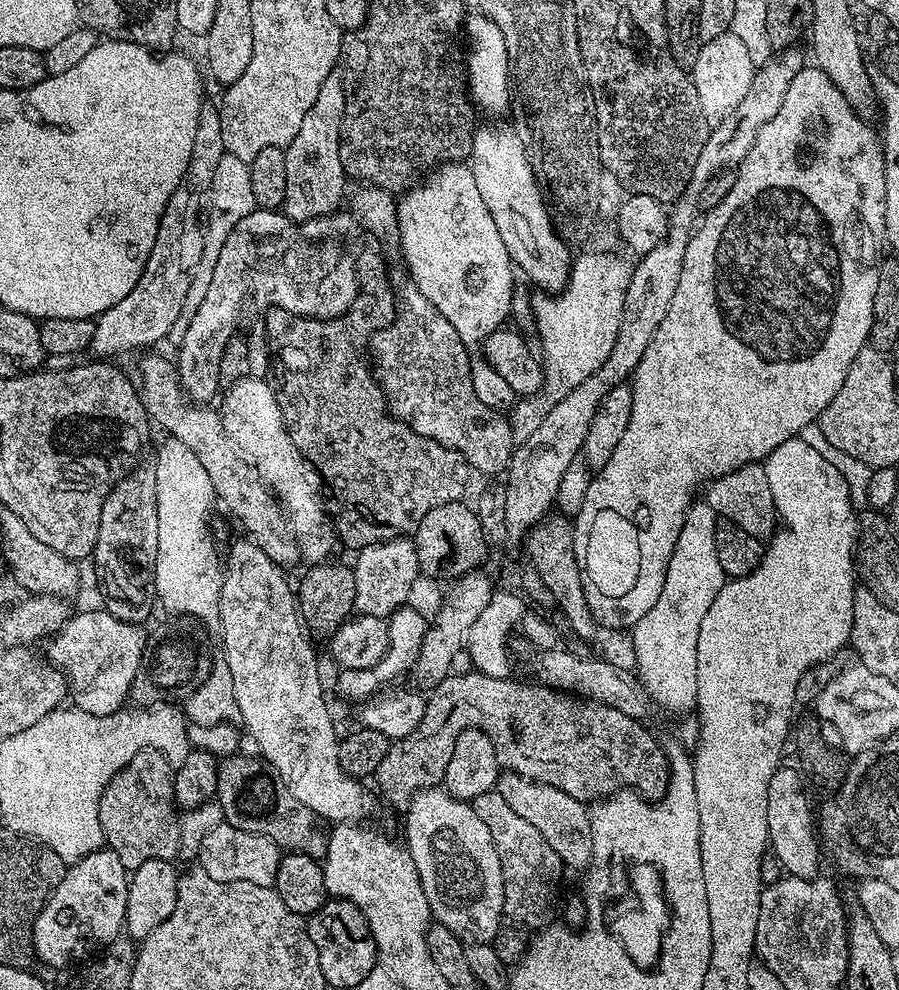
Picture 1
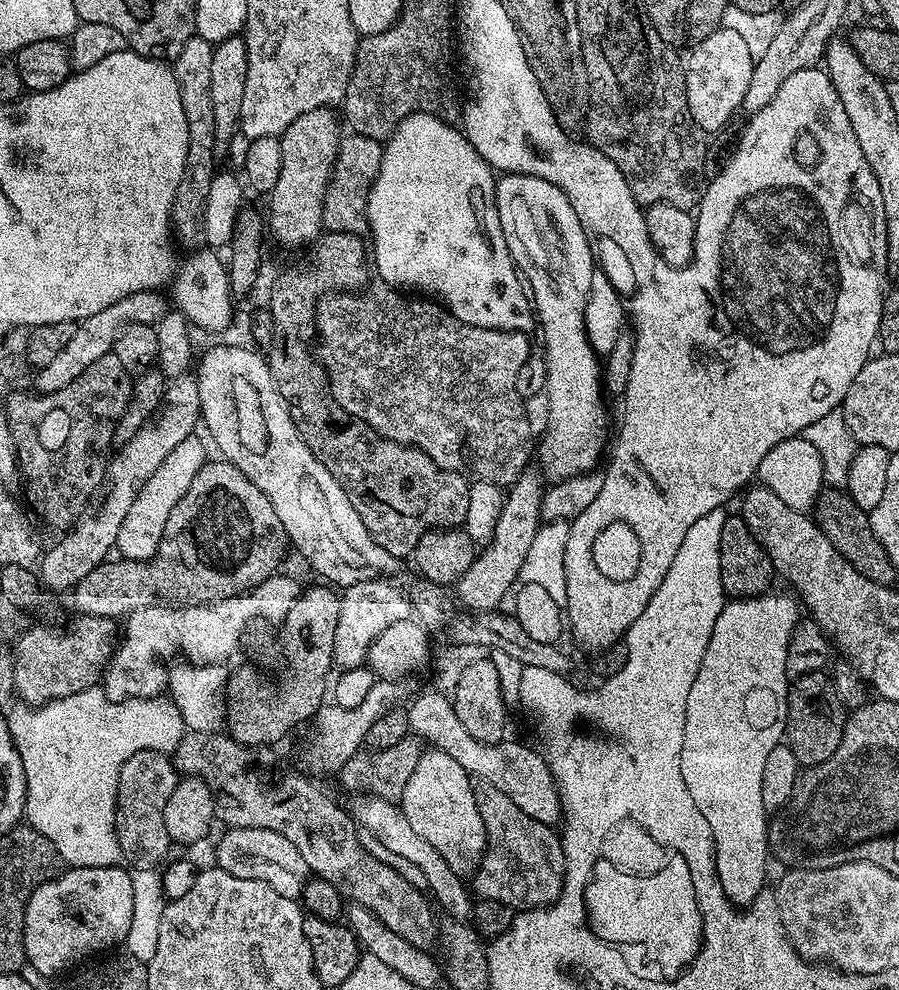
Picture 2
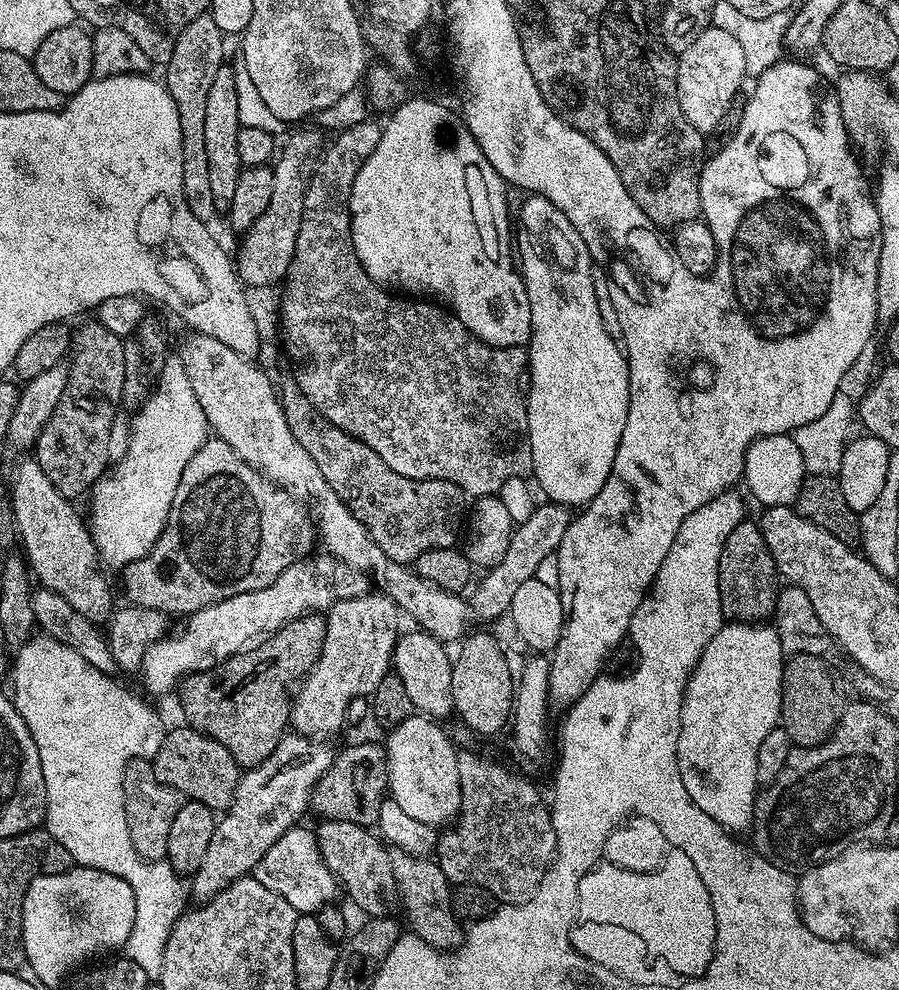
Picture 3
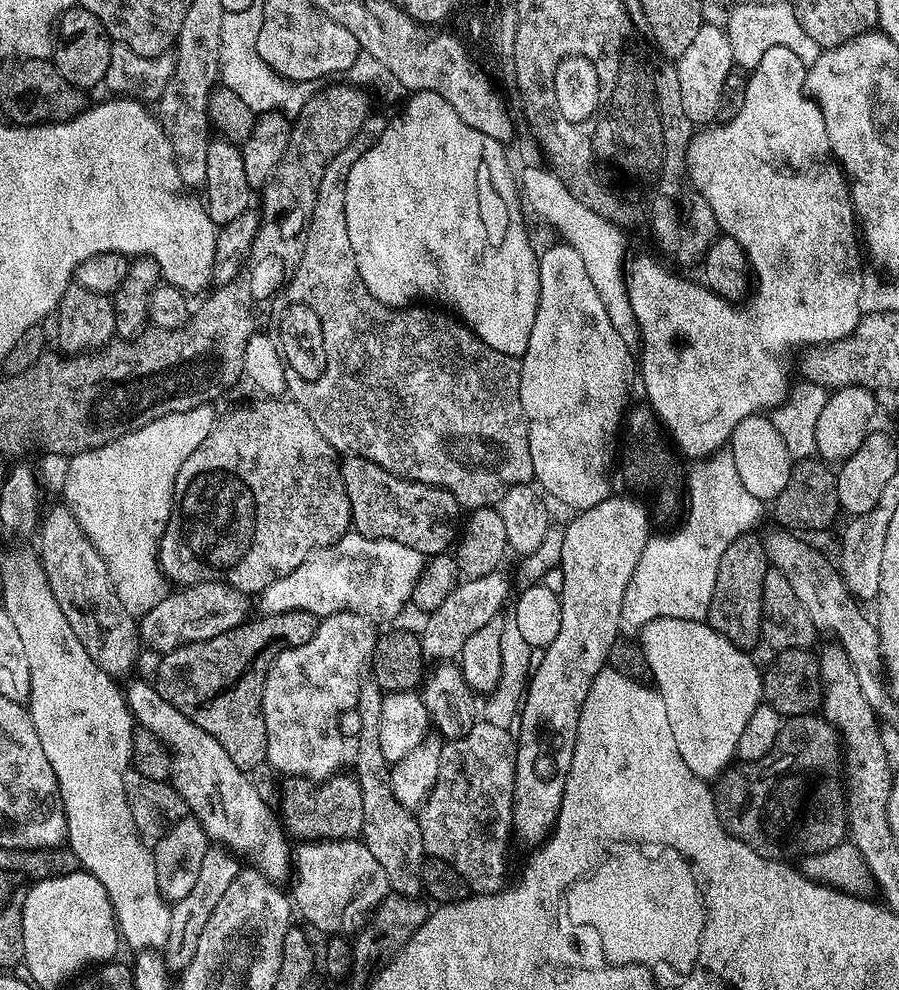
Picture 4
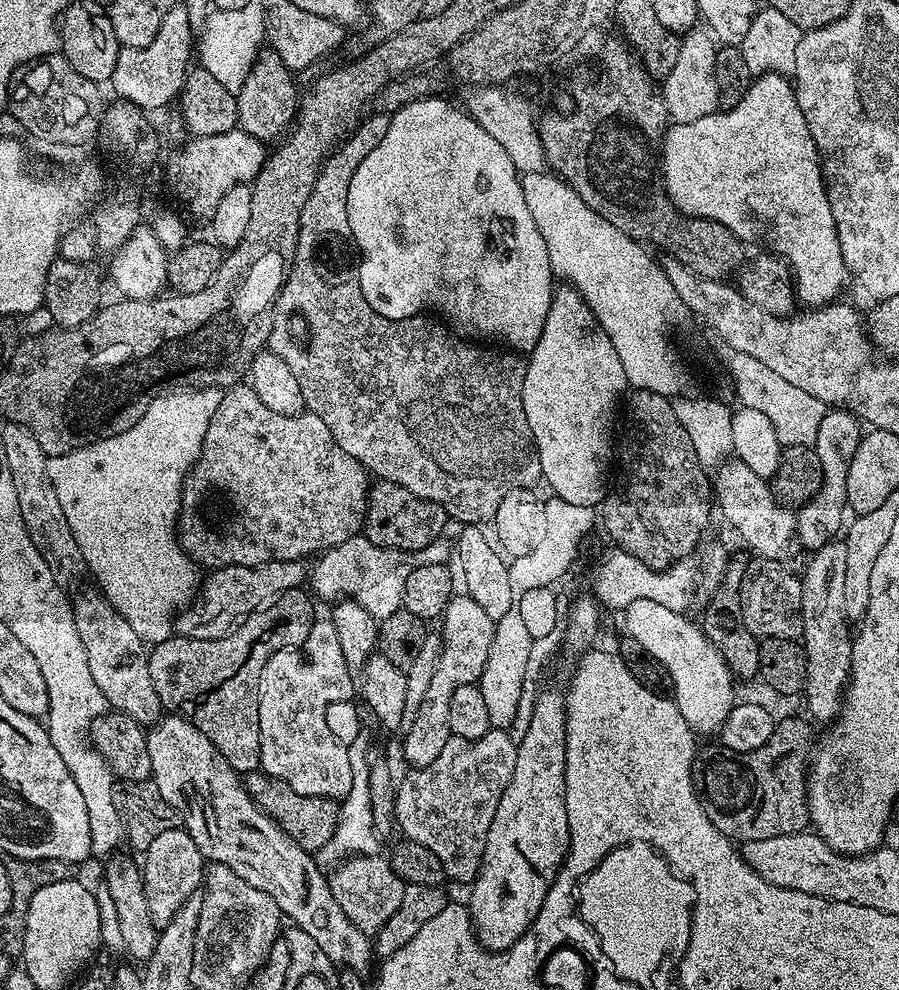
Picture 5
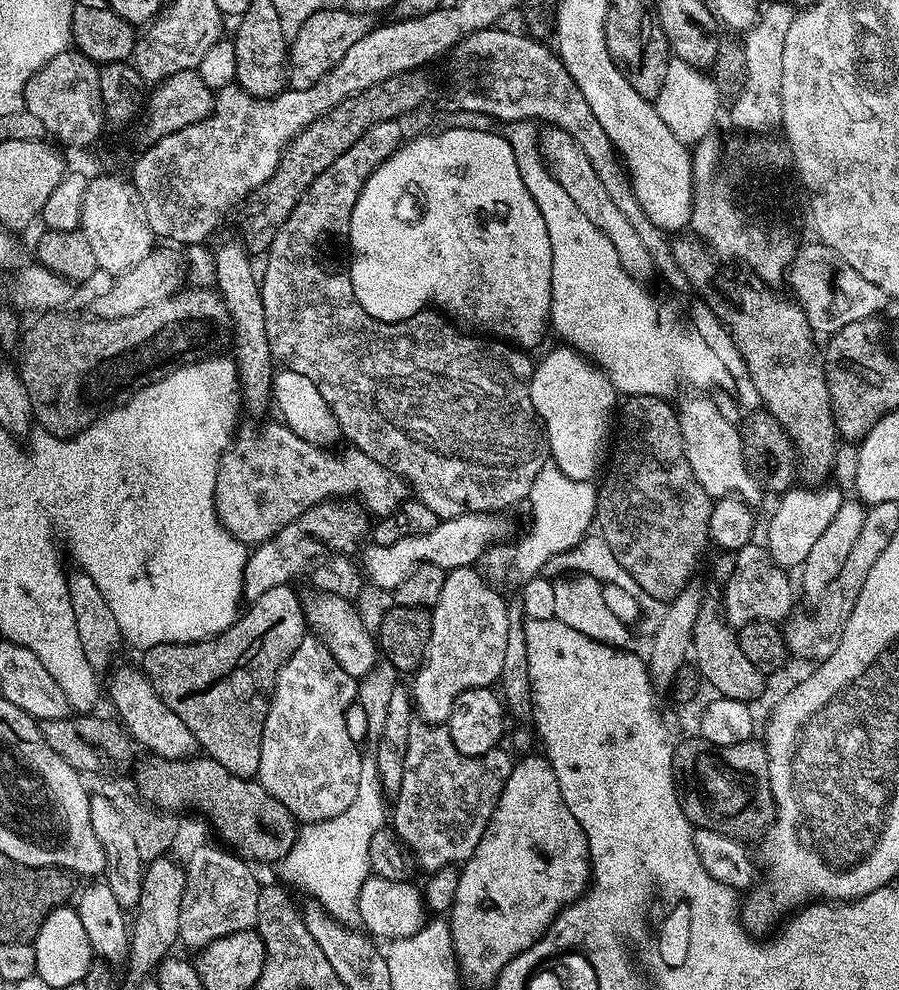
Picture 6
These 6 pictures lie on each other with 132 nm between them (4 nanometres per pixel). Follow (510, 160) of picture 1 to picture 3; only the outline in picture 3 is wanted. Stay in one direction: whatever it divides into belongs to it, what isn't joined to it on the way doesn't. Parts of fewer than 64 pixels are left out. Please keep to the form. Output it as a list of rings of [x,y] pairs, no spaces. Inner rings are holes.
[[[535,194],[529,195],[528,200],[520,208],[520,229],[517,227],[514,232],[514,244],[518,249],[518,268],[524,277],[526,294],[530,298],[532,307],[532,339],[526,345],[528,354],[528,366],[526,369],[526,399],[528,401],[528,437],[530,438],[530,450],[532,451],[531,475],[536,476],[540,488],[545,492],[547,499],[553,504],[565,506],[583,506],[589,504],[606,486],[606,478],[610,478],[610,470],[614,466],[614,456],[618,454],[618,442],[622,442],[622,430],[626,430],[626,414],[630,406],[630,378],[628,377],[628,357],[624,355],[624,349],[618,343],[617,337],[607,332],[603,324],[602,314],[599,312],[598,298],[595,296],[594,284],[594,257],[588,253],[586,242],[574,230],[570,218],[554,206],[544,196]]]

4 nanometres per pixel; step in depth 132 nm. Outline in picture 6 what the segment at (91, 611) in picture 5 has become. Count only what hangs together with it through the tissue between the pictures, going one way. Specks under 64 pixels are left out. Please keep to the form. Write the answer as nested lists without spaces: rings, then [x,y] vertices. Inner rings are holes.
[[[117,667],[111,673],[112,689],[109,690],[108,696],[112,699],[112,704],[116,707],[115,715],[121,724],[128,730],[129,736],[137,745],[140,744],[145,749],[145,753],[153,756],[162,756],[166,760],[183,760],[192,758],[197,755],[198,745],[194,734],[186,730],[186,722],[158,698],[154,686],[148,681],[139,667],[120,668]],[[117,671],[117,672],[116,672]],[[116,672],[116,673],[115,673]]]

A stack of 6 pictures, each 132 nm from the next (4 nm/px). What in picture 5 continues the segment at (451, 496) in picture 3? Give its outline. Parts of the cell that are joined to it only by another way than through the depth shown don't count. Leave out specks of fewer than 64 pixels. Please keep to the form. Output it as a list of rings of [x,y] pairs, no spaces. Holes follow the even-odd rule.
[[[377,479],[375,483],[369,487],[368,509],[364,515],[362,534],[374,546],[387,548],[394,552],[417,552],[426,546],[437,543],[437,541],[443,537],[440,535],[443,534],[444,527],[446,527],[447,524],[450,524],[450,518],[442,510],[442,506],[438,506],[426,498],[418,498],[418,494],[410,494],[410,490],[406,490],[394,482]]]

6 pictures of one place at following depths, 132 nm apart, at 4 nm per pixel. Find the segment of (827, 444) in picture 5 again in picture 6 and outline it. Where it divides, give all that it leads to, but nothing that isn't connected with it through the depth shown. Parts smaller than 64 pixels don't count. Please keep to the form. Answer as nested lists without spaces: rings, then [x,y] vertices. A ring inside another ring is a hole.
[[[830,485],[796,486],[781,495],[781,501],[768,522],[764,538],[765,547],[781,568],[794,570],[801,566],[810,554],[811,547],[818,542],[826,527],[830,526],[834,515],[838,514],[844,493]]]

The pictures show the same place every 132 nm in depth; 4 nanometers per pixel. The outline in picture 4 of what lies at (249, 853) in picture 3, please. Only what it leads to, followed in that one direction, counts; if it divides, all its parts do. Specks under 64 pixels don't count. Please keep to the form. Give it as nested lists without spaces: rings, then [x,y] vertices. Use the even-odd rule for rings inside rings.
[[[210,846],[203,855],[202,866],[199,868],[198,879],[186,898],[175,901],[171,905],[170,938],[162,949],[165,964],[172,970],[183,970],[190,966],[190,958],[194,958],[194,950],[198,950],[198,938],[202,938],[202,930],[206,930],[206,922],[210,922],[210,914],[214,914],[218,902],[222,902],[222,894],[226,894],[230,882],[238,878],[242,870],[237,853],[224,846]]]

